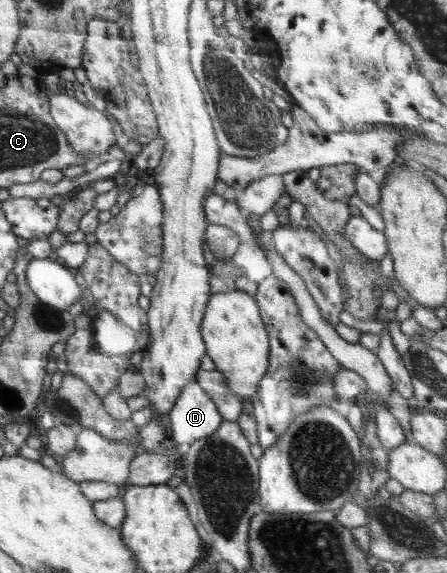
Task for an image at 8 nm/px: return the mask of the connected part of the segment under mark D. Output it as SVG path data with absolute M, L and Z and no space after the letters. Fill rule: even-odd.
M197 382L183 388L167 418L170 422L171 442L184 448L213 435L224 421L215 402Z

